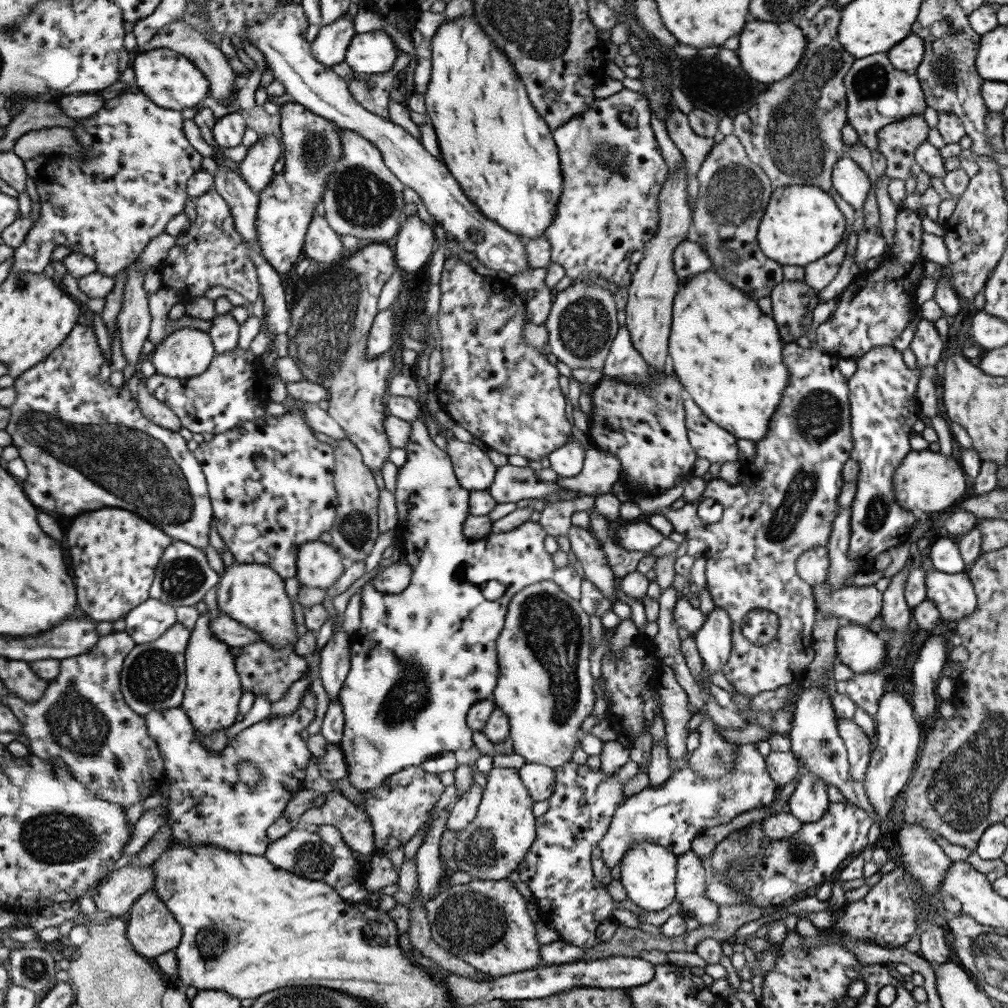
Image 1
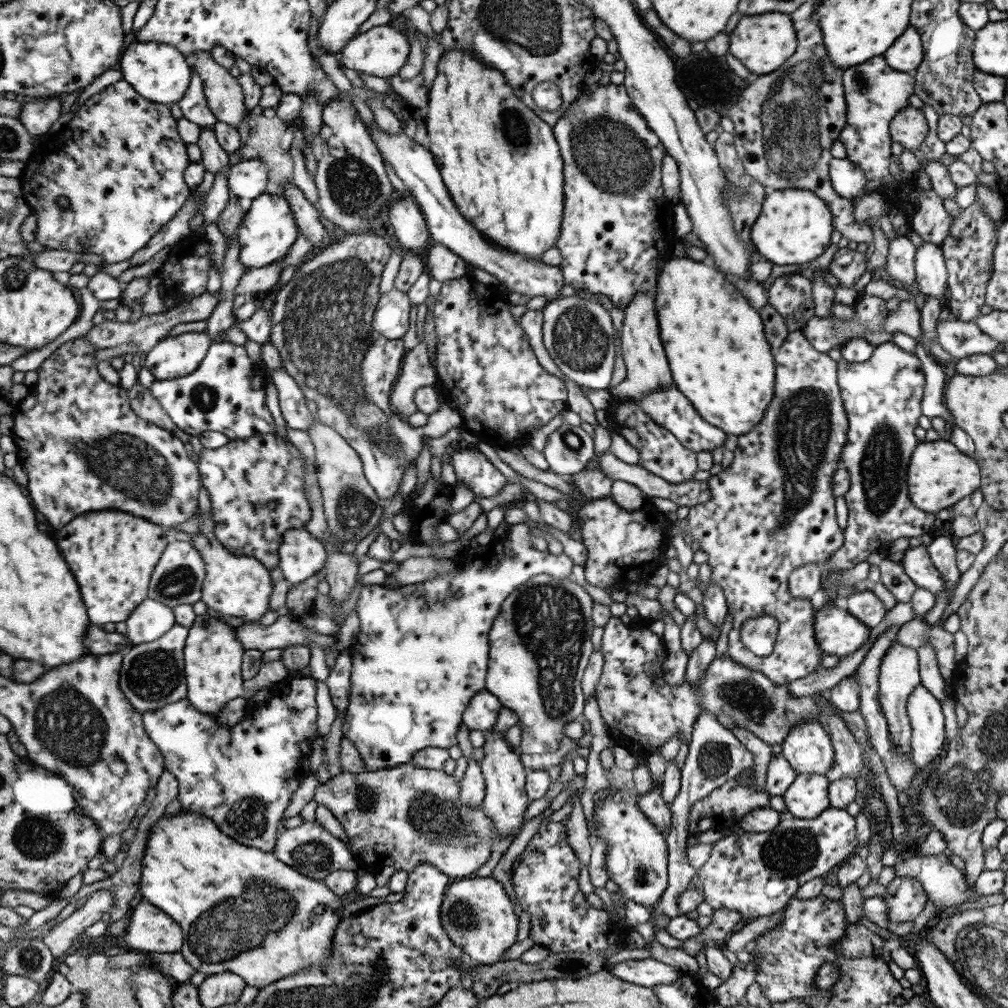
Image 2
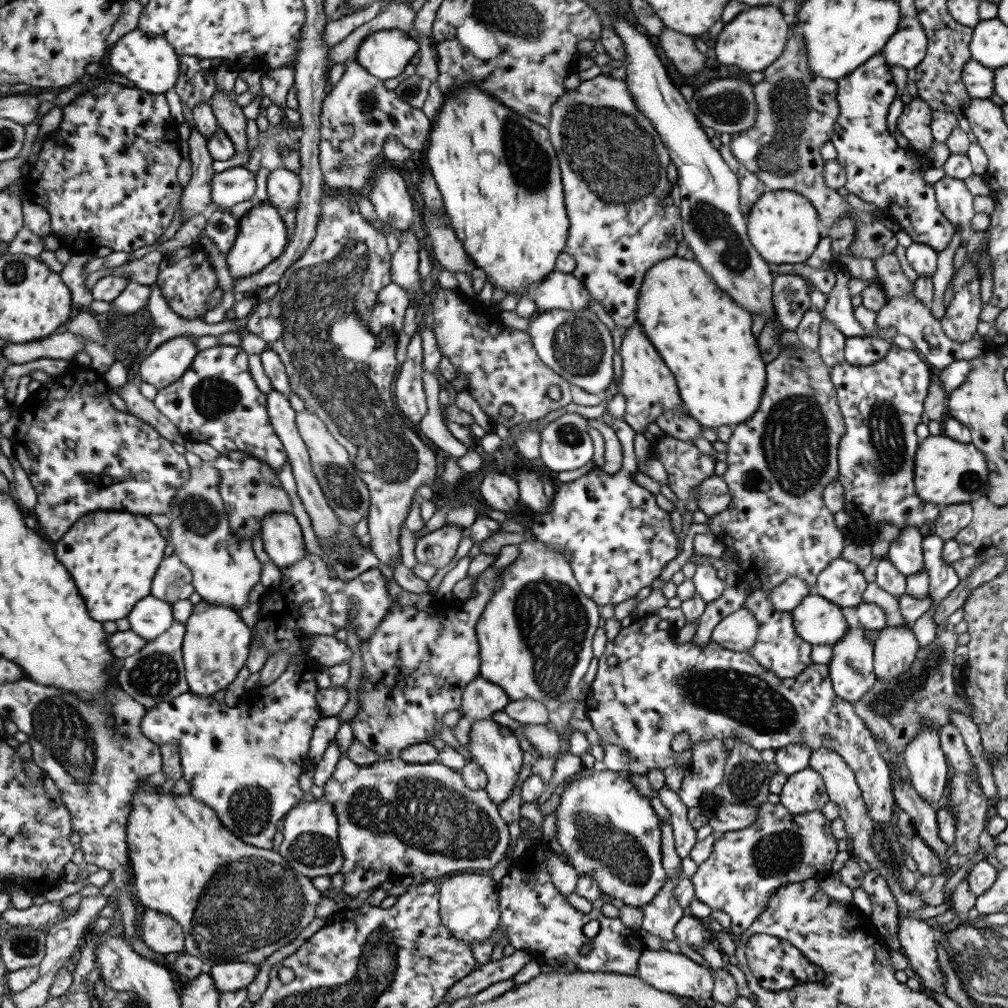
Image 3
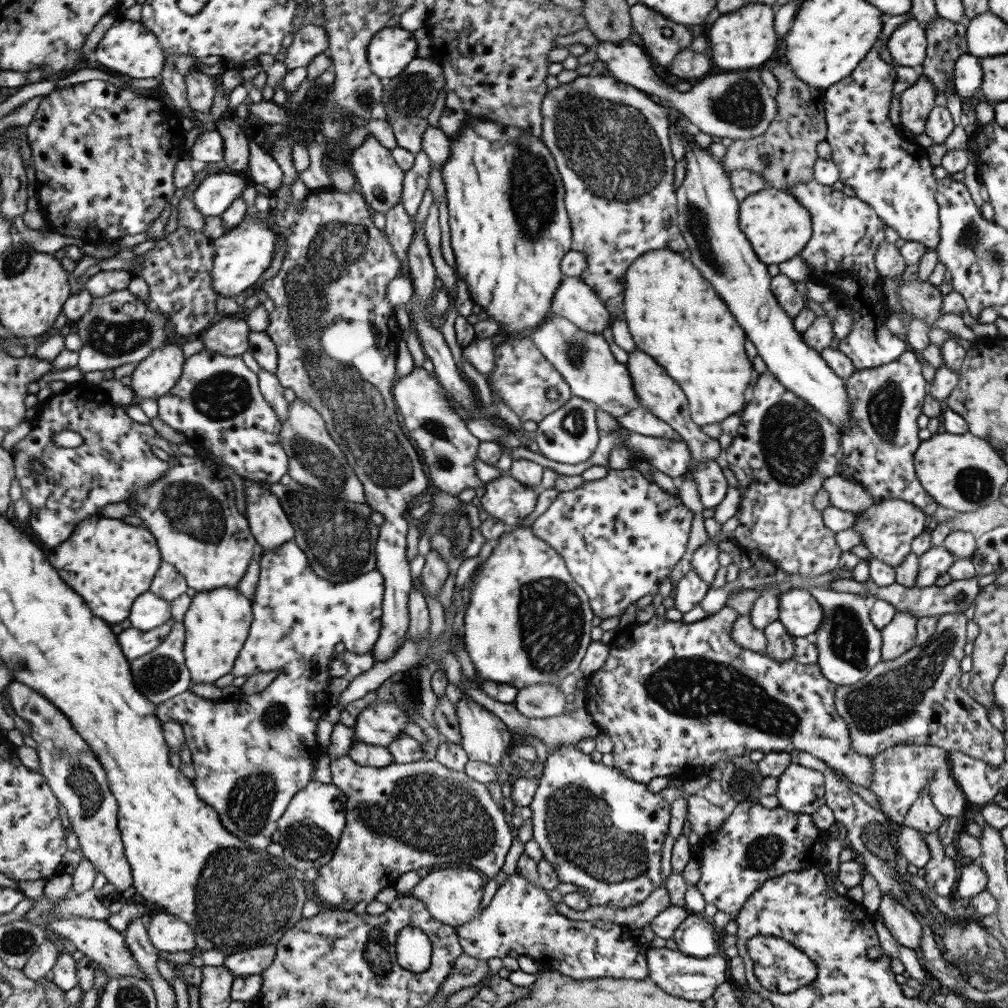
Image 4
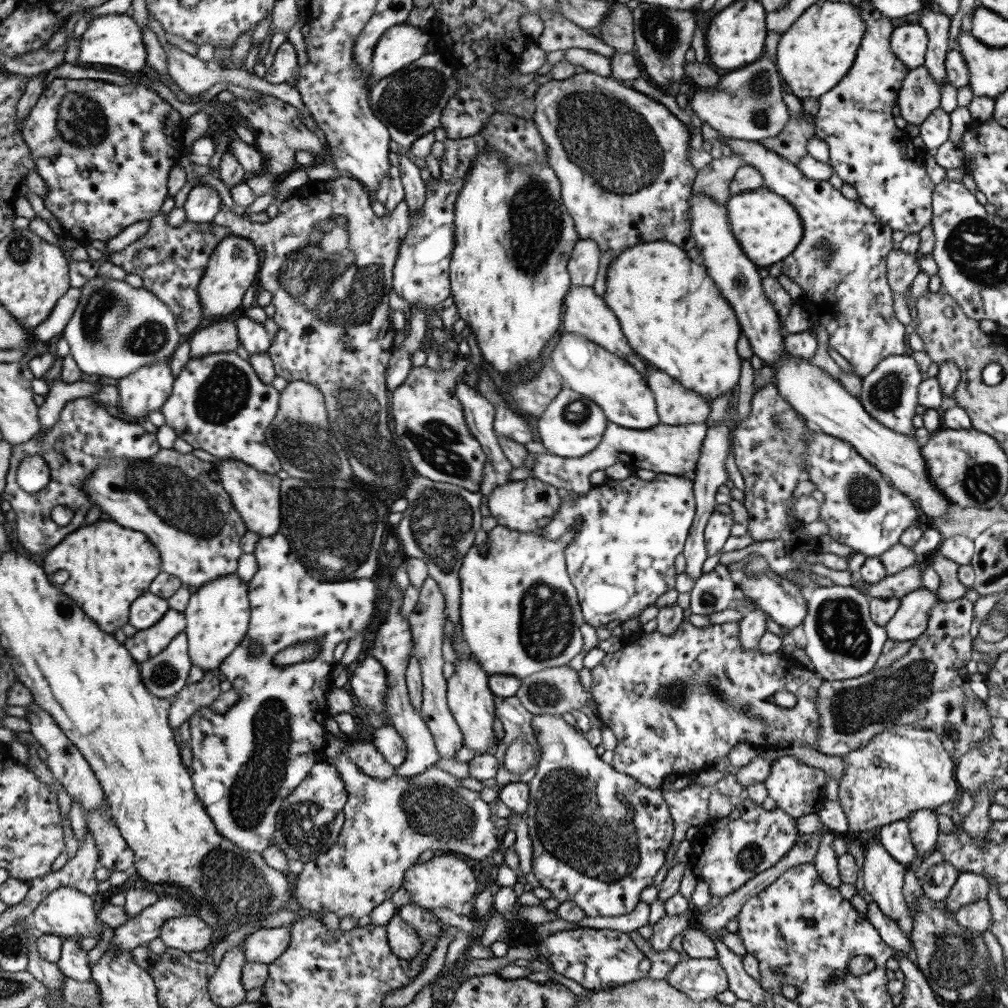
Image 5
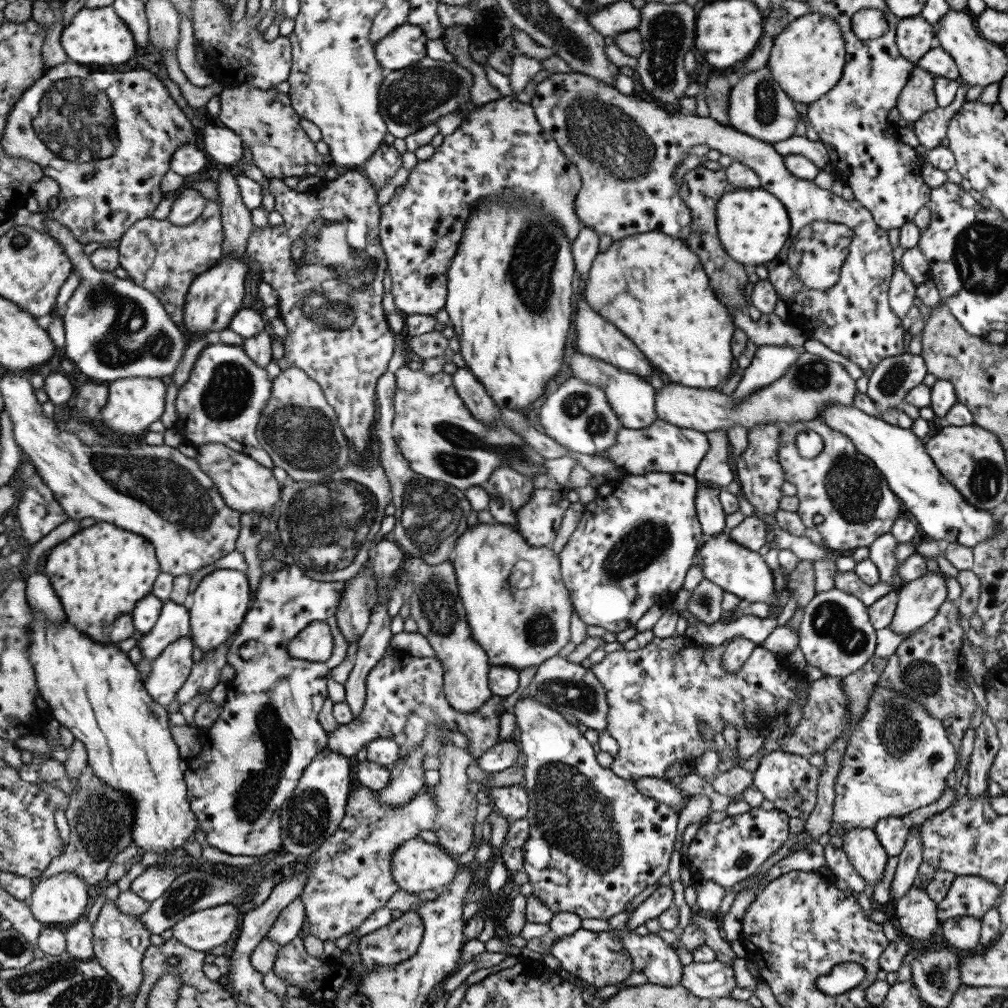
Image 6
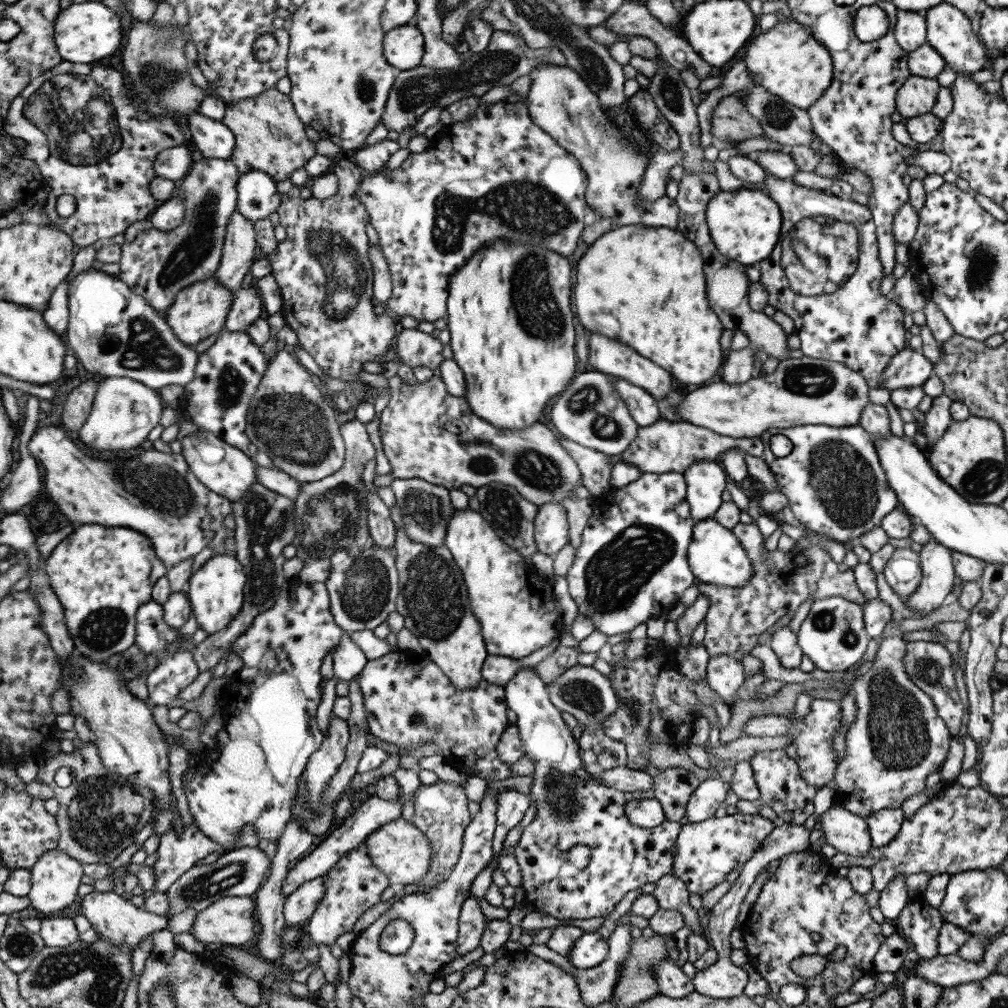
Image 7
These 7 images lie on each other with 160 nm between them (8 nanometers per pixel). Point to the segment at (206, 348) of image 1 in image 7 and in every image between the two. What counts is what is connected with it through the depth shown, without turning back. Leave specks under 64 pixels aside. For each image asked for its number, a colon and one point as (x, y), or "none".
2: (171, 357)
3: (166, 363)
4: (153, 377)
5: (145, 390)
6: (132, 403)
7: (123, 410)

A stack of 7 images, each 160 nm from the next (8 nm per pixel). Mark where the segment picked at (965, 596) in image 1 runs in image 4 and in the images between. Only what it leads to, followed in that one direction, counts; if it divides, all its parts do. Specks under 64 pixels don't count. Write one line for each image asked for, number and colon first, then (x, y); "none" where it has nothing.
2: (916, 565)
3: (904, 553)
4: (887, 529)

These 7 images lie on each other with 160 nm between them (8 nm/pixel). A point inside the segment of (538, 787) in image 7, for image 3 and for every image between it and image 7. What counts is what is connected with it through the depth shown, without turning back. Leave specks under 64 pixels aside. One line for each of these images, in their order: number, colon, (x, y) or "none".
3: (607, 831)
4: (599, 830)
5: (598, 836)
6: (594, 841)

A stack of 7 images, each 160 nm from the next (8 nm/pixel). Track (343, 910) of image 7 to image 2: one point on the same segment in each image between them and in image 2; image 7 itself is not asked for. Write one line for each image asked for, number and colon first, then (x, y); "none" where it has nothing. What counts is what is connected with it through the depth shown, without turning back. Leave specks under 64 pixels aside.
2: (402, 816)
3: (395, 819)
4: (400, 817)
5: (388, 822)
6: (349, 876)

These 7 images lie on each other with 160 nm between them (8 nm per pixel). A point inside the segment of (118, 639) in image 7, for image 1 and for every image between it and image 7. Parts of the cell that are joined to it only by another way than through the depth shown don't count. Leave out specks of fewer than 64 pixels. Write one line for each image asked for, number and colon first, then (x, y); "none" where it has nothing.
1: (114, 552)
2: (112, 553)
3: (113, 555)
4: (111, 563)
5: (104, 567)
6: (100, 573)

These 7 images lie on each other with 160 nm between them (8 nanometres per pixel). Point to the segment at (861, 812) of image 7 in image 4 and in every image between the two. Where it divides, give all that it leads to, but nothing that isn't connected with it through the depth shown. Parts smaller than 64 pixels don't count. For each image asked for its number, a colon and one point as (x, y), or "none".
4: (901, 773)
5: (902, 769)
6: (896, 760)

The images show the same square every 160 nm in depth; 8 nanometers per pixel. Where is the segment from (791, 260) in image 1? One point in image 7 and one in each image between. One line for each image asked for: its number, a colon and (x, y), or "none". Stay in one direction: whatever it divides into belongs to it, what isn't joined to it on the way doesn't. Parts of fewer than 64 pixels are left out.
2: (793, 226)
3: (783, 227)
4: (777, 227)
5: (767, 228)
6: (753, 227)
7: (745, 224)

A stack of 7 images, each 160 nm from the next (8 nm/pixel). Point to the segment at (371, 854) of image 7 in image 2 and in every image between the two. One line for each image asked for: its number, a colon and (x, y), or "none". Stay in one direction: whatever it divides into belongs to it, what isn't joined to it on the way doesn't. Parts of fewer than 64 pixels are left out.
2: (476, 914)
3: (467, 902)
4: (450, 894)
5: (444, 881)
6: (416, 865)

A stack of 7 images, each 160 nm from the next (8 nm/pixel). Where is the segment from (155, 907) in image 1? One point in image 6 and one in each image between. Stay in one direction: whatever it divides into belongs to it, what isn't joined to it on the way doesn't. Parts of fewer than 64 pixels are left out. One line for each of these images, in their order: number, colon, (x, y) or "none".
2: (148, 930)
3: (161, 934)
4: (165, 932)
5: (189, 933)
6: (203, 930)

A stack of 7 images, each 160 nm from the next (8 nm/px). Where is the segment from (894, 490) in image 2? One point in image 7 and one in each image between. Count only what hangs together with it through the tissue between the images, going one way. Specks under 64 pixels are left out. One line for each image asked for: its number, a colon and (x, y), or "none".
3: (880, 404)
4: (884, 401)
5: (888, 393)
6: (893, 376)
7: (908, 368)

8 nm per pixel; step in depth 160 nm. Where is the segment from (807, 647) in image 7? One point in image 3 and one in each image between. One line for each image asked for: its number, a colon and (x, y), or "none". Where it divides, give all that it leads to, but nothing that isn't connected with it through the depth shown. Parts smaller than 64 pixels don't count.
3: (850, 668)
4: (848, 646)
5: (841, 641)
6: (835, 636)

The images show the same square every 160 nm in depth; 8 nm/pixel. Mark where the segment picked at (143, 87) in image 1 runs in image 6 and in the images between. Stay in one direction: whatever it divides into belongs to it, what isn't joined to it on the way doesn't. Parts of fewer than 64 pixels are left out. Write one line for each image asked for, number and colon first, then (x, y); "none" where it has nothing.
2: (158, 72)
3: (148, 61)
4: (130, 50)
5: (113, 40)
6: (95, 37)

